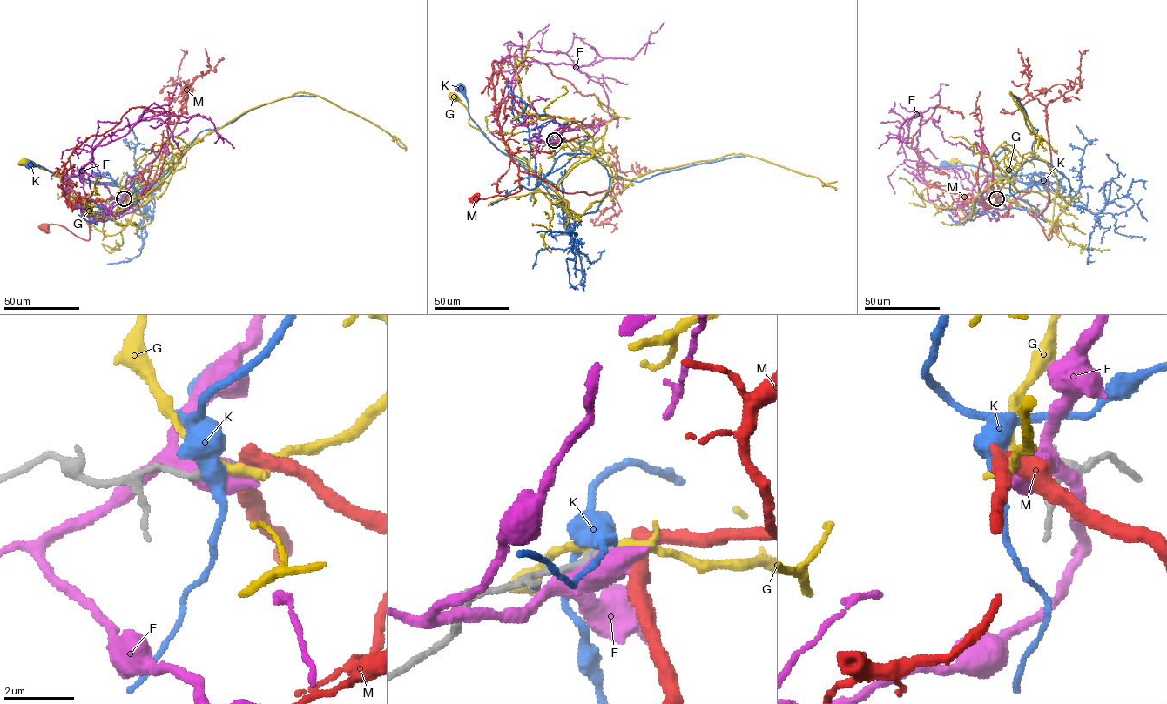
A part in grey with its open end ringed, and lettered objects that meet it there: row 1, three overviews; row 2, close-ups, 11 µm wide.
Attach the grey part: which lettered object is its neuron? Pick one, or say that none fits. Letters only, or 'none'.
none

